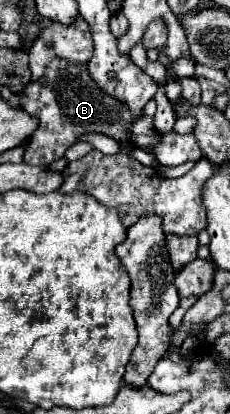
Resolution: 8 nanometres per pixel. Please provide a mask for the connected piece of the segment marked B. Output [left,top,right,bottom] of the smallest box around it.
[20,59,158,165]

